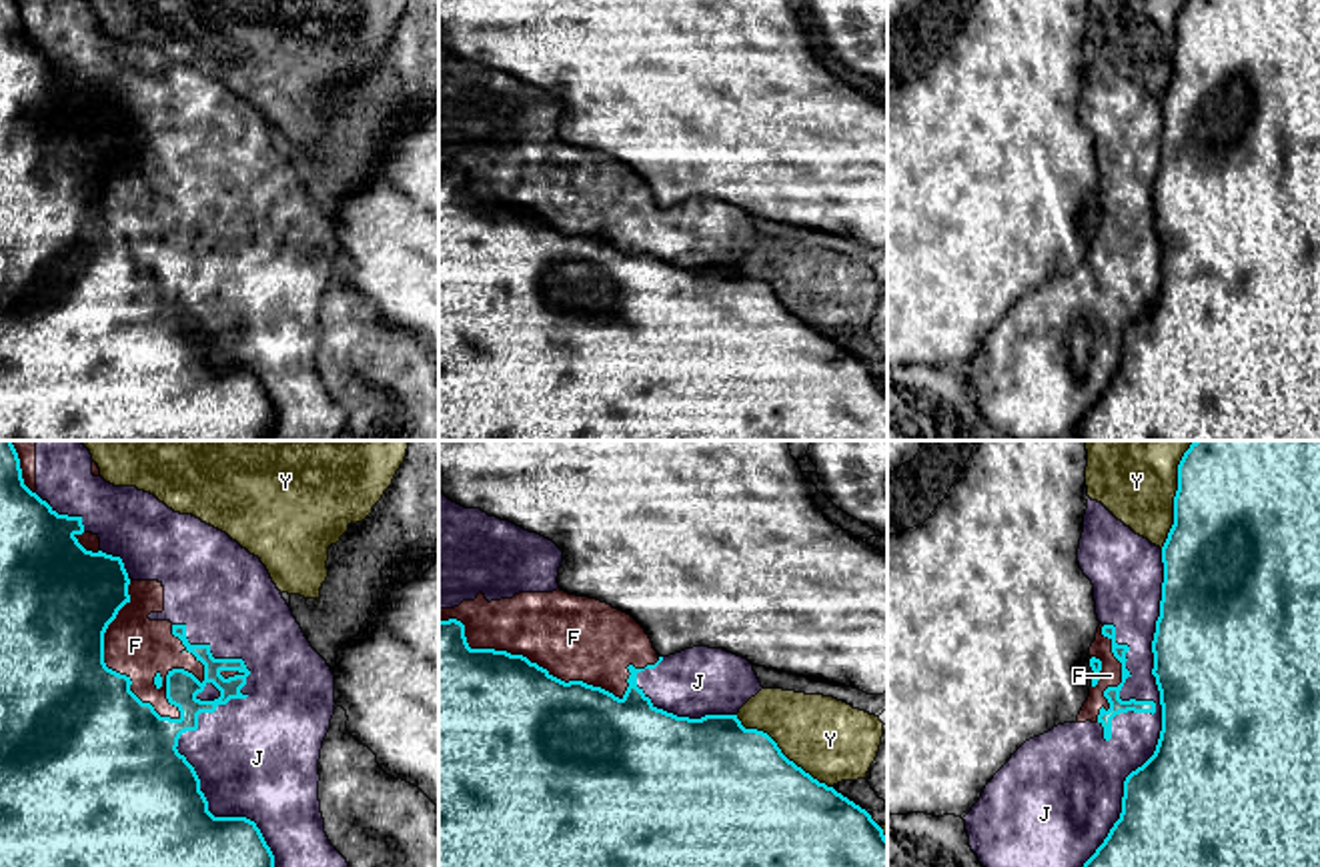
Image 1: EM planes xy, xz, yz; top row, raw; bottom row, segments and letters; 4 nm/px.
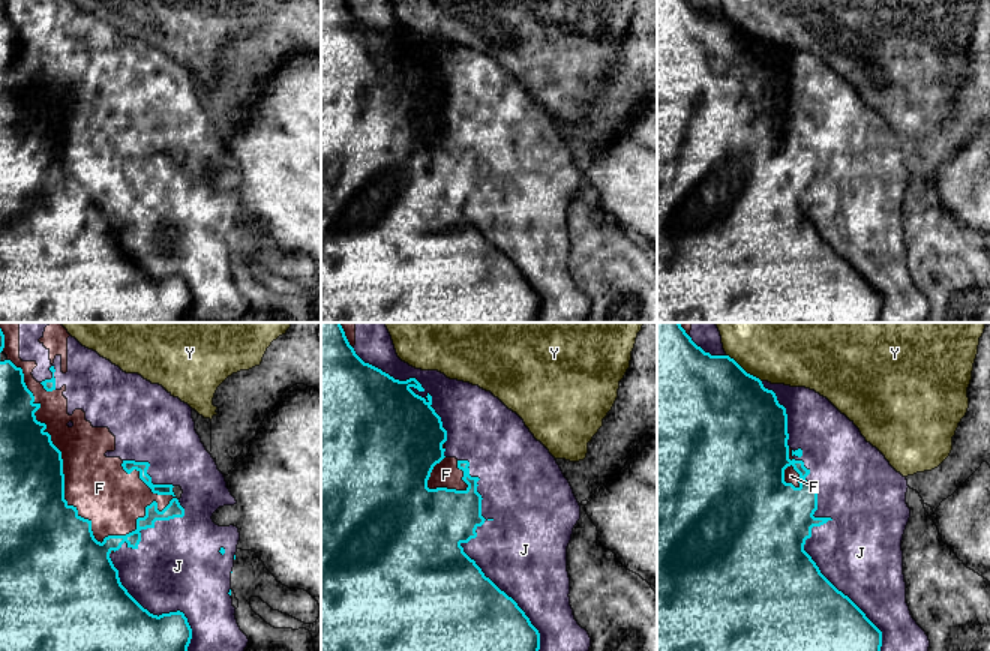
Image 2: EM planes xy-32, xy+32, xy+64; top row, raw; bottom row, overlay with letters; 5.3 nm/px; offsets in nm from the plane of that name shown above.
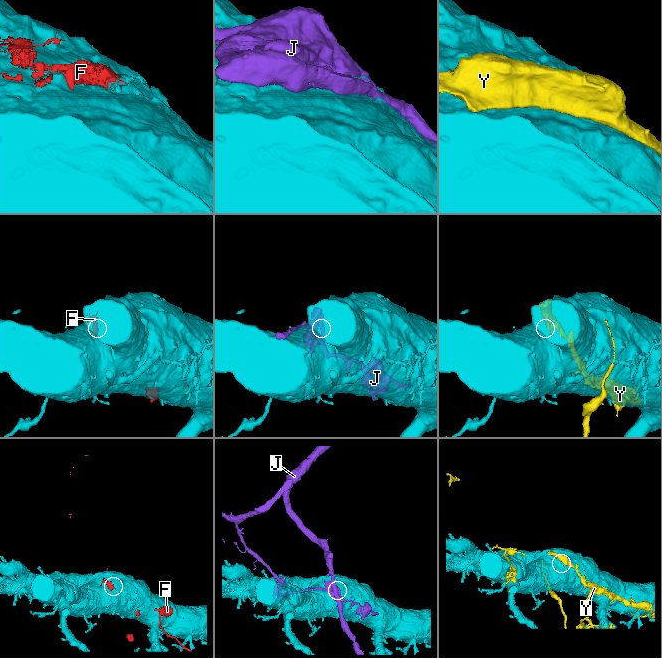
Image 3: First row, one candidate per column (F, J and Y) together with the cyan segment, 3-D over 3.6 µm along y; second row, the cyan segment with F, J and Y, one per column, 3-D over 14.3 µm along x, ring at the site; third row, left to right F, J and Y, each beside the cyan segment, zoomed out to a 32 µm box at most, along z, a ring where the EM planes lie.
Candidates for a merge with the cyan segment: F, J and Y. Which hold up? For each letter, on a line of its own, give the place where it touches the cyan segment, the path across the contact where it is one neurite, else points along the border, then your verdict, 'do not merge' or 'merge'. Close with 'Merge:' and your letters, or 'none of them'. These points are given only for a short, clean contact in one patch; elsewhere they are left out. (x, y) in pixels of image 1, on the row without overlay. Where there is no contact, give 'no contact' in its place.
F: xy (103, 213) | do not merge
J: yz (1162, 265) | do not merge
Y: xz (780, 303) | do not merge
Merge: none of them

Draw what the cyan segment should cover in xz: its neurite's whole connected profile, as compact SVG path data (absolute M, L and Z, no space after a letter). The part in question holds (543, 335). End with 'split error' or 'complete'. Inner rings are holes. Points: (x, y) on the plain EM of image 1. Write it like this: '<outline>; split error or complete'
M439 170L439 441L887 441L887 388L865 360L837 344L833 338L813 330L789 312L767 284L745 280L737 266L705 266L701 270L689 270L657 260L643 240L637 238L637 226L645 220L635 220L633 216L627 220L631 224L627 230L629 238L619 250L613 244L583 232L565 234L523 206L495 200L471 200L461 172Z; complete

